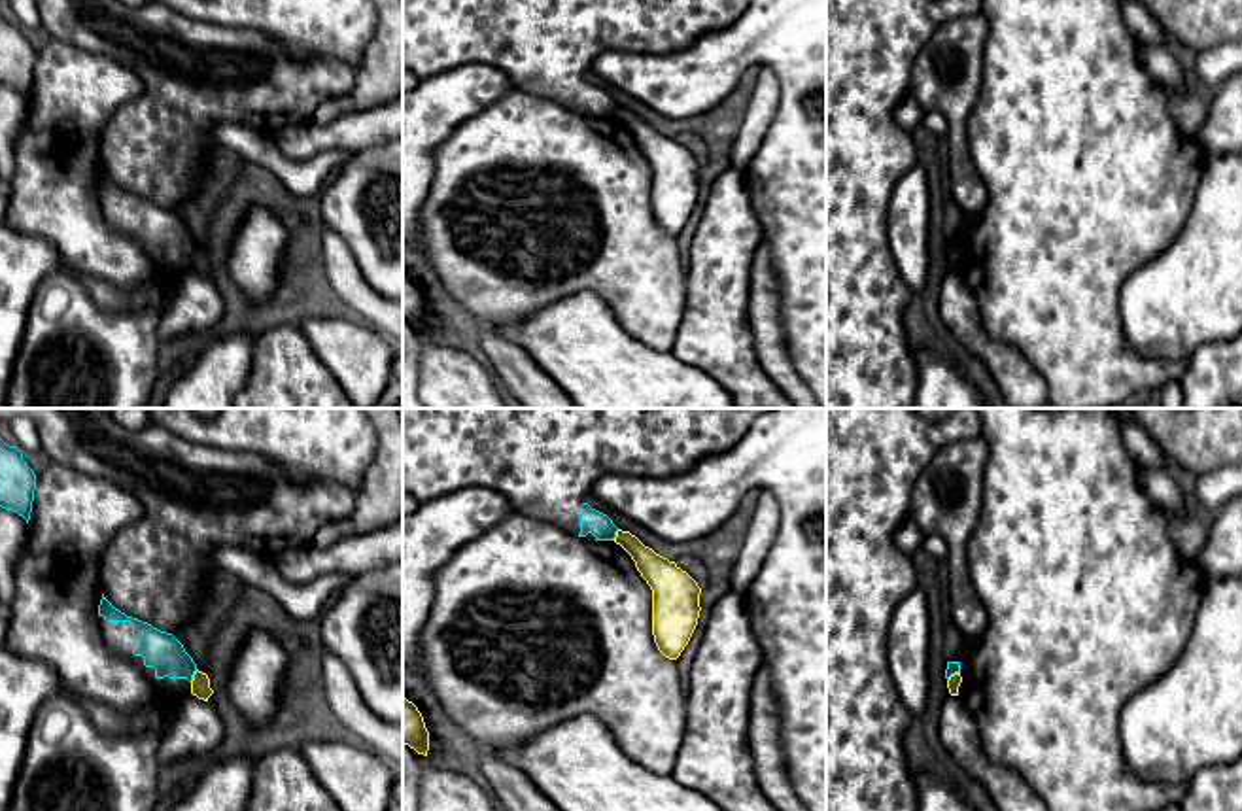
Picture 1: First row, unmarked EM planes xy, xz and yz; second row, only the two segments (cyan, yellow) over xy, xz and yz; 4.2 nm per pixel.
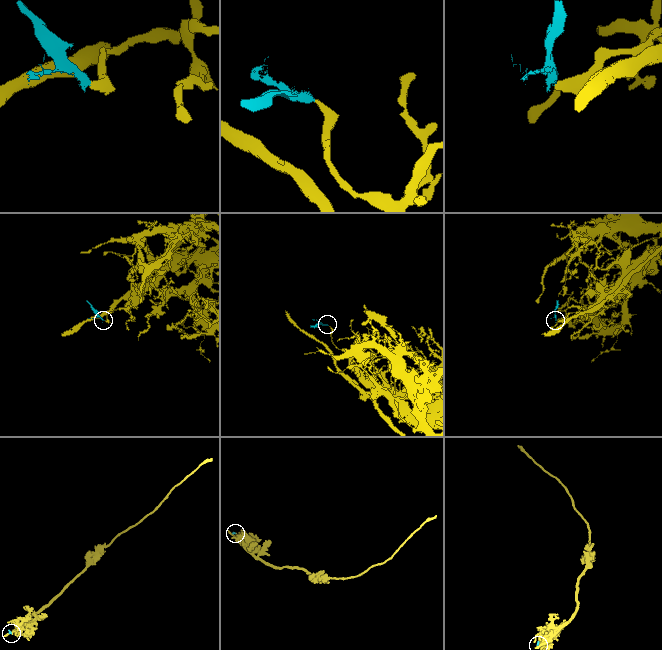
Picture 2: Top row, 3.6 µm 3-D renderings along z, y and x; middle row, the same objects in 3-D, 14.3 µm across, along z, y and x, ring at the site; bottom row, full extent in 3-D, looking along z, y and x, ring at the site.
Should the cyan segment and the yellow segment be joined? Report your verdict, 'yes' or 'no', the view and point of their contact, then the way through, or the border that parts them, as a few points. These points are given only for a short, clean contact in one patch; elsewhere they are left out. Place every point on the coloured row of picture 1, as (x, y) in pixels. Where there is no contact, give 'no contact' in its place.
no; contact xy (193, 673); border xy (197, 670), (189, 681)

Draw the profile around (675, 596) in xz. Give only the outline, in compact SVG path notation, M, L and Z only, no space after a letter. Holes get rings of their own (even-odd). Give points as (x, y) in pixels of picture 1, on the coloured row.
M618 529L614 543L631 556L652 590L652 635L658 650L677 660L698 626L701 588L675 561L656 554L630 531Z

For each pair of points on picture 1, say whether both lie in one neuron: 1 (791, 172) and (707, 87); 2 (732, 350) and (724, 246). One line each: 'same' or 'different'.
1: same
2: same

